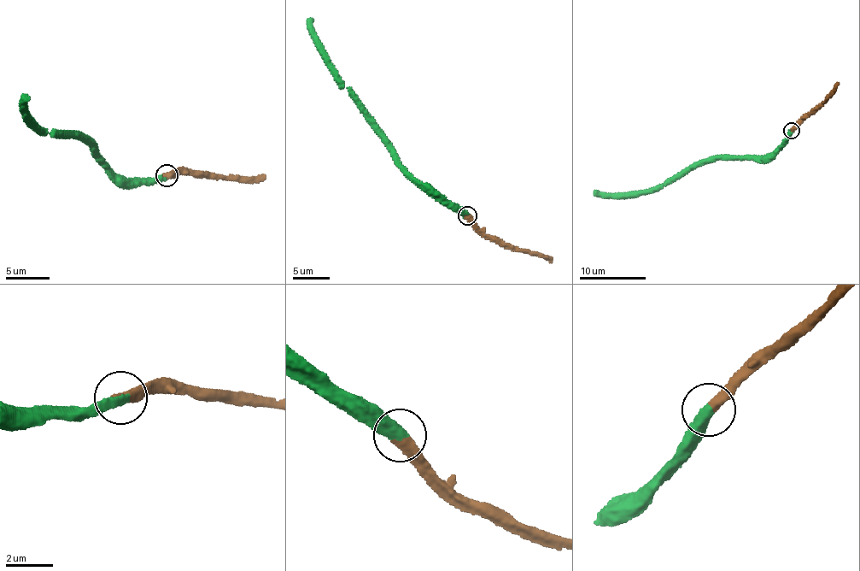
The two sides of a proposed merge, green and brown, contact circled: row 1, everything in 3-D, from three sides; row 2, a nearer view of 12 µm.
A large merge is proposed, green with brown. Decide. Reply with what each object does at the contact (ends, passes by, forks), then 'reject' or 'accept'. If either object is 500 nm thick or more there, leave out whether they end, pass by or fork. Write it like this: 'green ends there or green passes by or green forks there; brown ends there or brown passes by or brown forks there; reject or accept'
green ends there; brown ends there; accept

